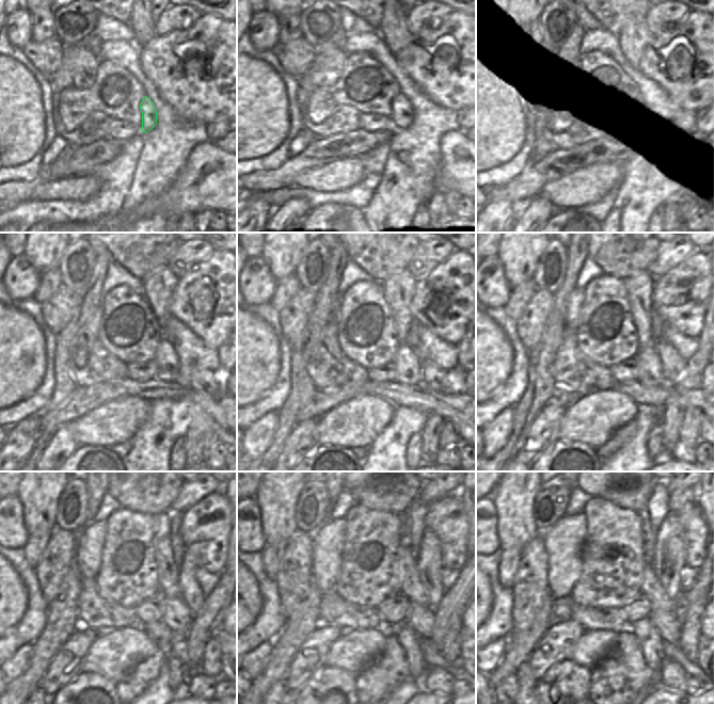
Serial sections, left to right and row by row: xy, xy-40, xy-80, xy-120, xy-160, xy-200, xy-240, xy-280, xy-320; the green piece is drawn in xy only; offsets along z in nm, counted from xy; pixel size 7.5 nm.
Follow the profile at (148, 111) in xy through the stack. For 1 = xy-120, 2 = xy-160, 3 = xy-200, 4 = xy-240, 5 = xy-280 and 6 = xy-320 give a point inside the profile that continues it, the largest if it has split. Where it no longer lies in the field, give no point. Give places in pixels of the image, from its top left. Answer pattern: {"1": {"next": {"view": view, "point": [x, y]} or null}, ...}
{"1": {"next": {"view": "xy-120", "point": [167, 360]}}, "2": {"next": {"view": "xy-160", "point": [408, 364]}}, "3": {"next": {"view": "xy-200", "point": [649, 363]}}, "4": {"next": {"view": "xy-240", "point": [176, 614]}}, "5": {"next": {"view": "xy-280", "point": [420, 619]}}, "6": {"next": {"view": "xy-320", "point": [667, 624]}}}

